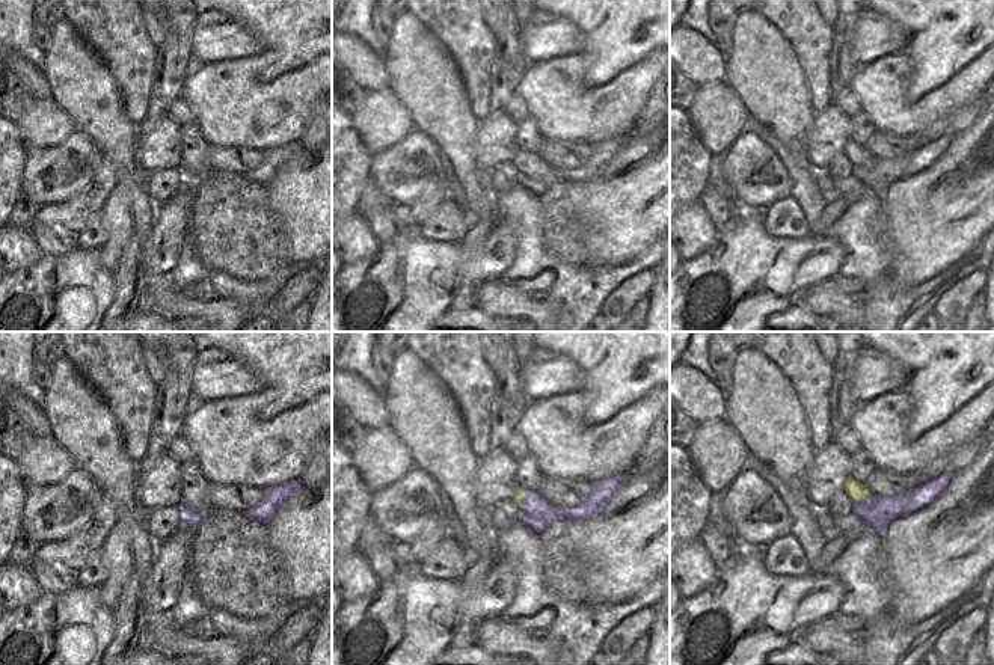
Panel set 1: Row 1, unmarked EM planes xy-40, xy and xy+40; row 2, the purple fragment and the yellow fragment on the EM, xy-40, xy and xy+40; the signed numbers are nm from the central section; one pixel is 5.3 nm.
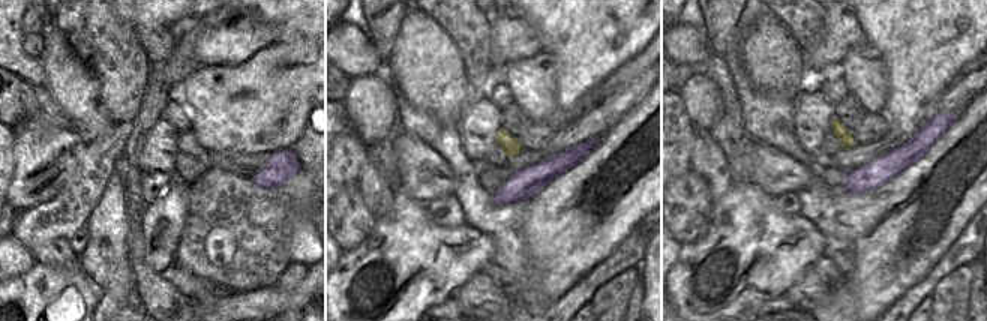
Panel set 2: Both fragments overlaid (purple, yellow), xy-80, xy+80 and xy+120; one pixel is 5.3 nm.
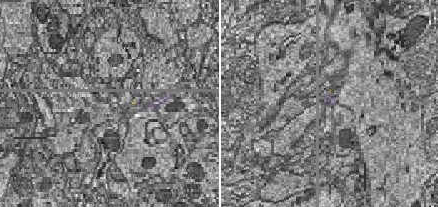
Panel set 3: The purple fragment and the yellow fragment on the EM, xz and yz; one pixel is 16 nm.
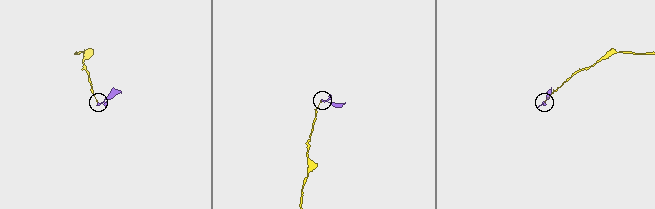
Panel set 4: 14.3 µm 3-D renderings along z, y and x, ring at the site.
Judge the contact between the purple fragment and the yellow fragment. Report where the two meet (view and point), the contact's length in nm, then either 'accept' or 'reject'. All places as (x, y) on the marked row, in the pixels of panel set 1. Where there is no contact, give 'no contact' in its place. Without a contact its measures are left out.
contact xy (521, 499); length 120 nm; reject

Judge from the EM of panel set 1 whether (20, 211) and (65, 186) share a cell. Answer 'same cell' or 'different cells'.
different cells

